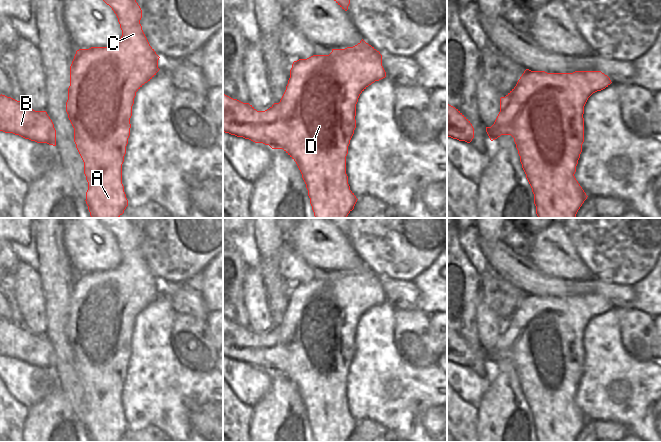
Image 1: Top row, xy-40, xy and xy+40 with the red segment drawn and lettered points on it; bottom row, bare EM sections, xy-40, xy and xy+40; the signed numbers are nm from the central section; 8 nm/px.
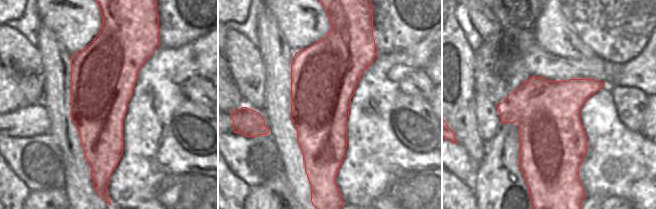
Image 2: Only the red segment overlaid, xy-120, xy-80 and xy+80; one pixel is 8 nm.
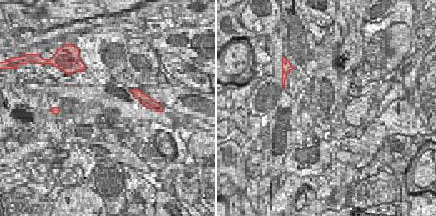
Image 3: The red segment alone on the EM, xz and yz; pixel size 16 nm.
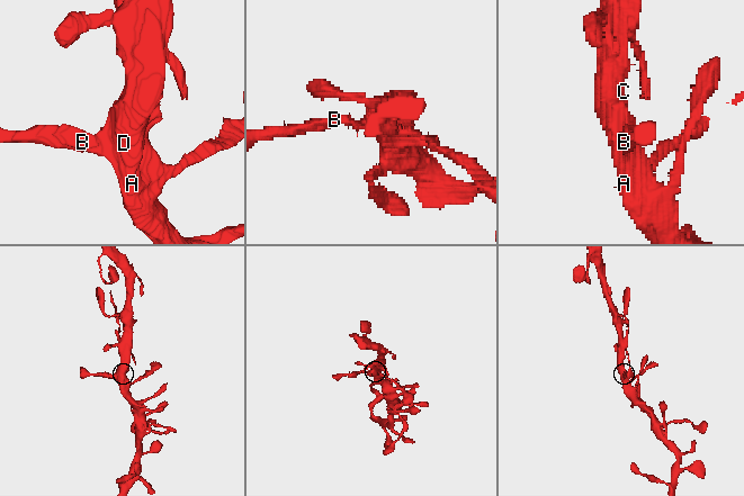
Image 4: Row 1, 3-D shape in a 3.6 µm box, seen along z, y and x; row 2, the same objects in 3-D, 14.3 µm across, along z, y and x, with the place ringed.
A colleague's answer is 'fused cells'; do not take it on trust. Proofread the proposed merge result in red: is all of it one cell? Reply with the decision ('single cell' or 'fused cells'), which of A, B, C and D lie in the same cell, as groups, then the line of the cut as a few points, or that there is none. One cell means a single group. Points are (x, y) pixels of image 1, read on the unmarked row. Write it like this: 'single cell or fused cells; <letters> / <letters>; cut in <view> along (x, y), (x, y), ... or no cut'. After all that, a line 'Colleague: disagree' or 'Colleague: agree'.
single cell; A B C D; no cut
Colleague: disagree

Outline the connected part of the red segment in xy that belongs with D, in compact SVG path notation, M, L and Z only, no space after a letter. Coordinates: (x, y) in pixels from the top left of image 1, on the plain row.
M363 263L353 271L332 273L329 279L299 283L292 288L280 326L265 335L257 335L249 327L223 318L223 356L269 369L272 373L283 373L296 386L302 398L315 442L347 442L358 424L350 414L346 398L348 370L356 352L356 328L369 309L385 301L382 279Z

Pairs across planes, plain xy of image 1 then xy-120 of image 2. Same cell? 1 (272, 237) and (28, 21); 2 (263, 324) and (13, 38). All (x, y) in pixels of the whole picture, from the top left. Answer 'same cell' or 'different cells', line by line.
1: different cells
2: same cell

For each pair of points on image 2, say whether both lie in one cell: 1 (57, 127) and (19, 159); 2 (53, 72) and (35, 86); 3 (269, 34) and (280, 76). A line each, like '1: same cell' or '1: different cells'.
1: different cells
2: different cells
3: same cell

